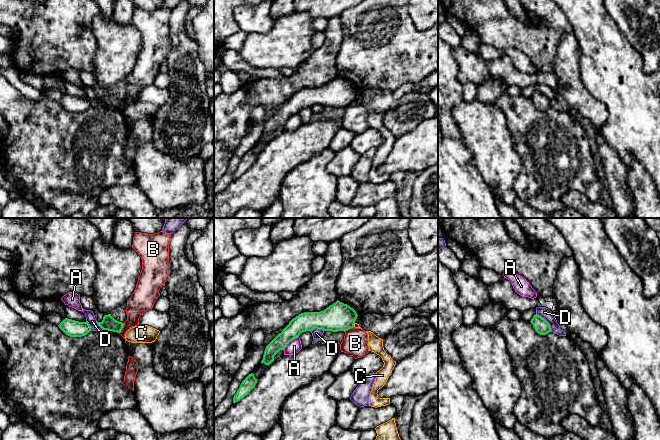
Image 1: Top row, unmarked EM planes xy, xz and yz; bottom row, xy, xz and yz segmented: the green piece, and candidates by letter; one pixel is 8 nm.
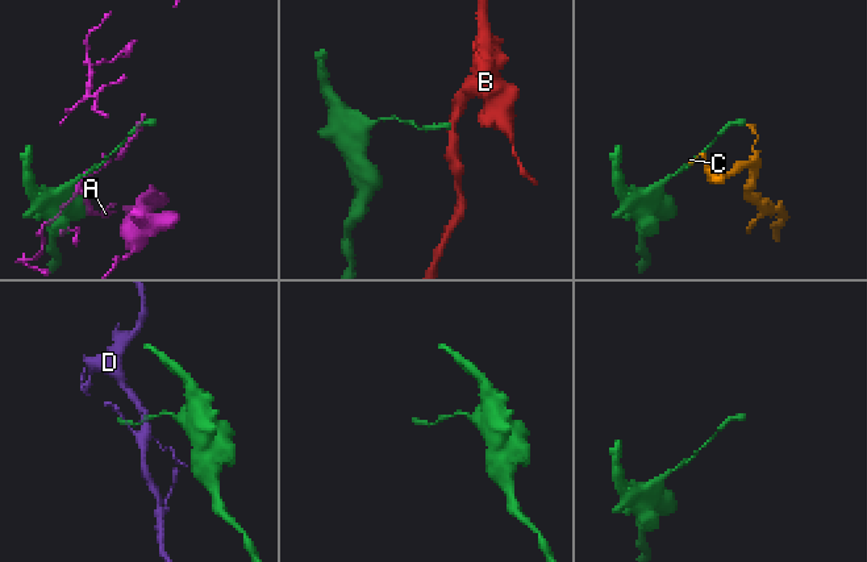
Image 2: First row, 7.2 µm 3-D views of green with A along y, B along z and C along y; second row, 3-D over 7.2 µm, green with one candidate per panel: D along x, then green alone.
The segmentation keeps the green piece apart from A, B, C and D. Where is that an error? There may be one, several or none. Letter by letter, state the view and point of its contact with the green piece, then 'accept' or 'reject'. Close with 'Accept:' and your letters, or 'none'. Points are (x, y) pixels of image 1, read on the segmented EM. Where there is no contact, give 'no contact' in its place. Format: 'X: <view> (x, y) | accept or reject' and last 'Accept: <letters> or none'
A: xz (289, 341) | reject
B: xy (122, 327) | reject
C: xz (353, 325) | reject
D: yz (546, 321) | reject
Accept: none

